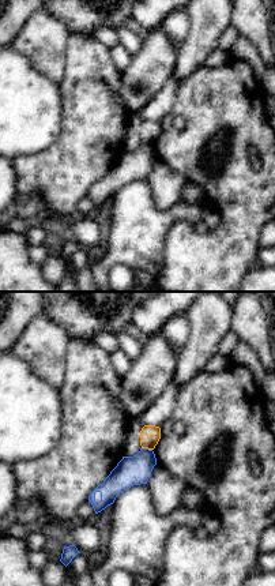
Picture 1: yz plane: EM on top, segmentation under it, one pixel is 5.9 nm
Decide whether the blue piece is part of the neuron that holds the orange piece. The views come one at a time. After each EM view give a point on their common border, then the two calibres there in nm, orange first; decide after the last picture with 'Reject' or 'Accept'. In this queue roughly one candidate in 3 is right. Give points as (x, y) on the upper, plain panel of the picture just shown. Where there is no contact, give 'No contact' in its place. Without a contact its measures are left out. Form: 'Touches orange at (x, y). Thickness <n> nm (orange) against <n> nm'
Touches orange at (147, 142). Thickness 120 nm (orange) against 180 nm

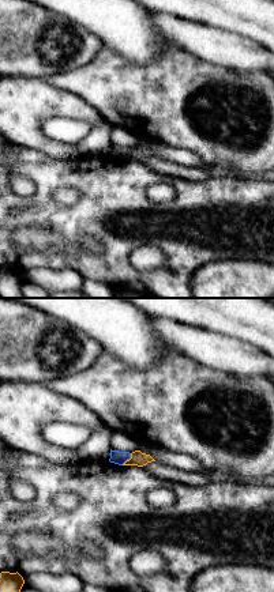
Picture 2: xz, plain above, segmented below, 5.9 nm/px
Touches orange at (127, 155). Thickness 90 nm (orange) against 80 nm

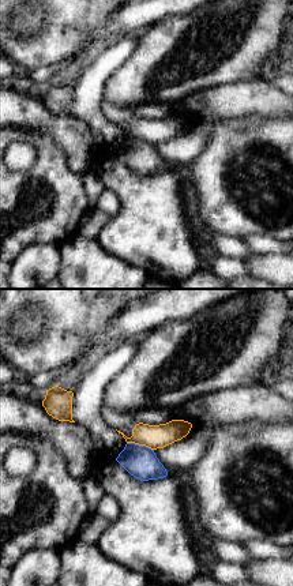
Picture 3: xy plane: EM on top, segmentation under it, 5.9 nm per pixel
Touches orange at (141, 139). Thickness 140 nm (orange) against 190 nm

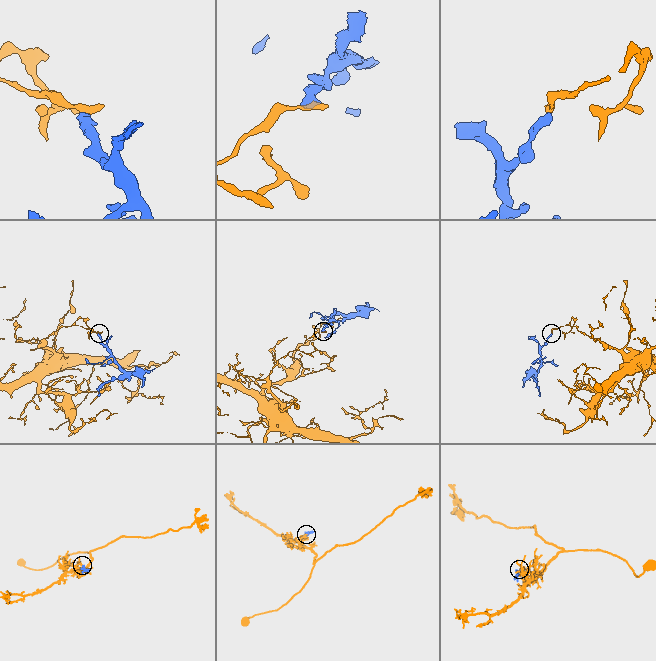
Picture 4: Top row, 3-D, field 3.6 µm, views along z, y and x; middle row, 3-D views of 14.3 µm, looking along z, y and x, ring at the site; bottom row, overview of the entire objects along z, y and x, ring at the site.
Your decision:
Reject

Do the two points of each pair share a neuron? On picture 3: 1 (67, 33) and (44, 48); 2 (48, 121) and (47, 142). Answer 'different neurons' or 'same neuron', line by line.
1: same neuron
2: different neurons

